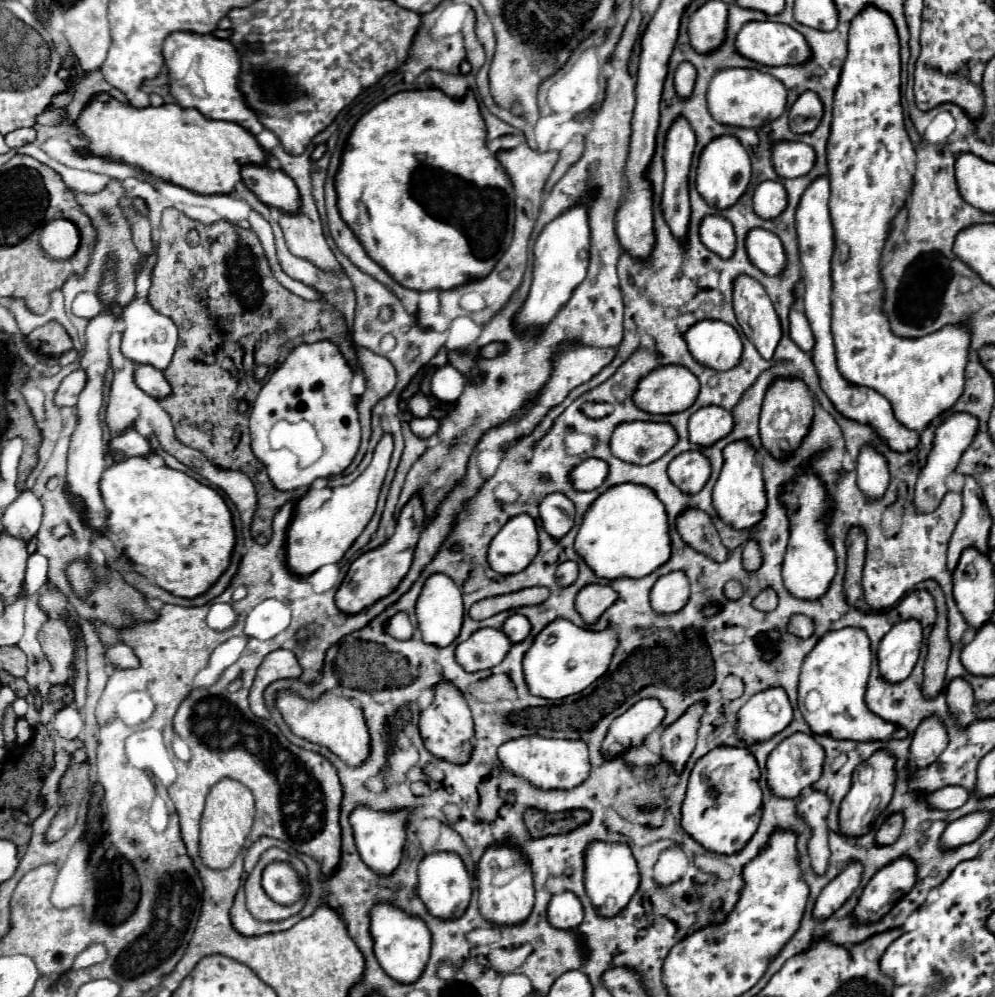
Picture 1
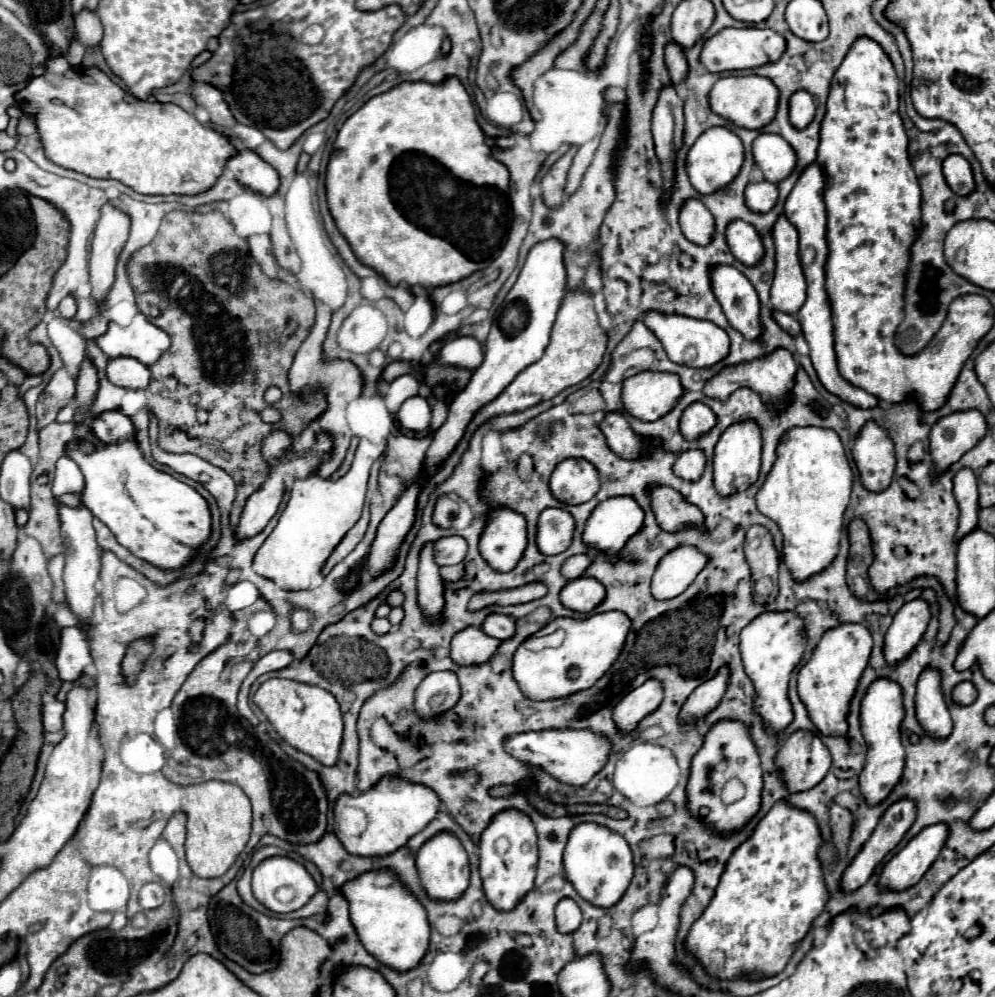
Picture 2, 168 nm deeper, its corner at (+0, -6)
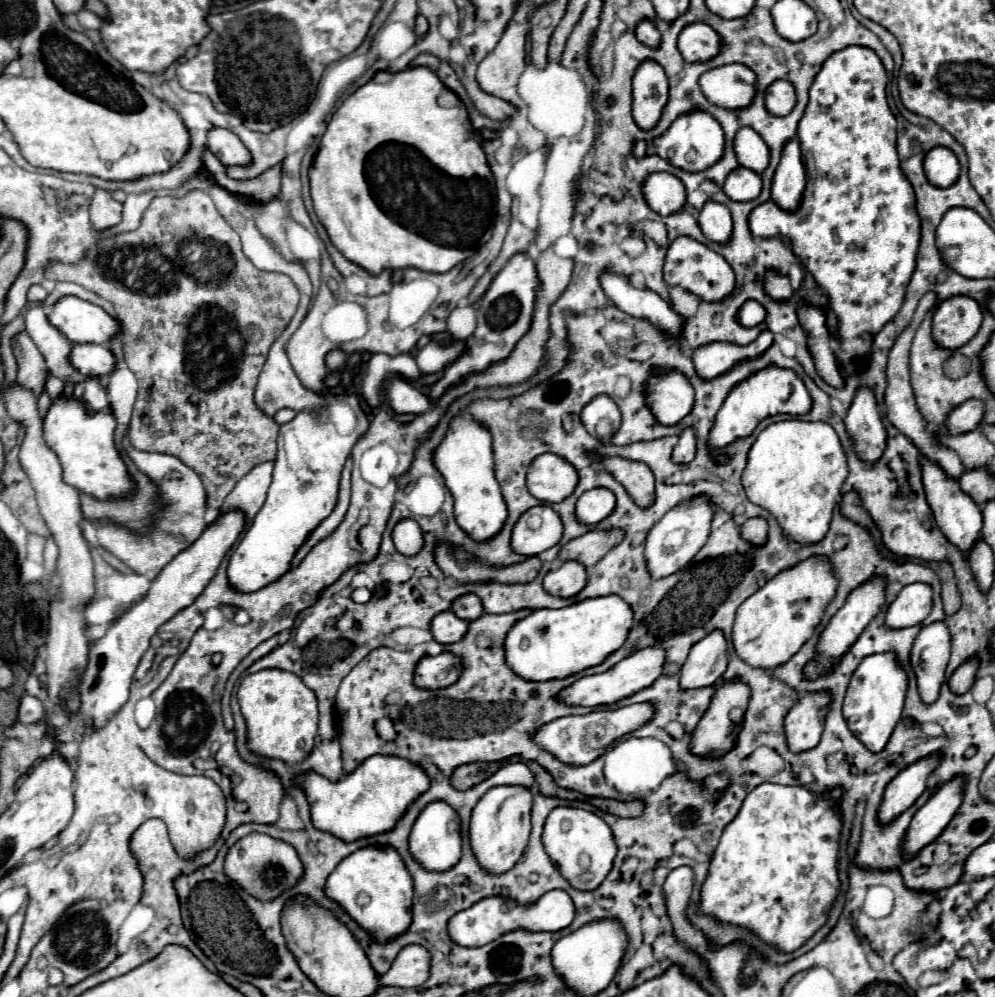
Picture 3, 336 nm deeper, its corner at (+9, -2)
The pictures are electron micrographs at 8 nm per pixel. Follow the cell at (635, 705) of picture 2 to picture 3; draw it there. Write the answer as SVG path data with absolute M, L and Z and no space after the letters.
M644 647L644 649L638 649L632 655L628 655L626 659L622 659L620 663L616 663L614 667L610 667L608 671L578 679L570 687L566 687L558 697L560 697L560 701L564 701L568 705L584 705L584 707L616 703L616 701L620 701L624 697L630 697L630 695L638 693L640 689L652 685L662 675L664 661L666 661L666 651L660 649L660 647Z

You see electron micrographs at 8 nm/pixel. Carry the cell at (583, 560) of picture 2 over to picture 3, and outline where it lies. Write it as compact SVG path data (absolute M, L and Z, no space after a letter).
M624 529L588 531L562 547L560 561L580 561L584 567L596 565L622 539L624 539Z

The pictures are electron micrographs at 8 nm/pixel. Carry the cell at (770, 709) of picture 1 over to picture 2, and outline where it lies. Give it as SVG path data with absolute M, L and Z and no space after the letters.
M767 611L755 621L751 621L741 631L741 657L745 673L755 685L757 699L753 711L763 717L767 733L779 733L793 721L793 707L789 701L789 675L803 657L805 639L803 639L803 621L793 613Z

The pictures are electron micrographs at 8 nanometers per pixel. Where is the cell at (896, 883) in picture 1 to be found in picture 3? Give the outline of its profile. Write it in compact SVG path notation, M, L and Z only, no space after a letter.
M952 777L950 781L942 783L930 795L930 799L916 811L908 827L908 837L904 837L904 857L914 857L924 845L932 843L944 831L944 827L950 823L950 819L962 805L964 785L966 777Z

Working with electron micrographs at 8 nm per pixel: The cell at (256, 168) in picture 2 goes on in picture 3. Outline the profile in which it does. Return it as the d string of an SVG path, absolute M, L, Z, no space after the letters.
M212 127L206 135L208 149L224 163L224 165L246 165L248 151L240 145L240 139L224 127Z

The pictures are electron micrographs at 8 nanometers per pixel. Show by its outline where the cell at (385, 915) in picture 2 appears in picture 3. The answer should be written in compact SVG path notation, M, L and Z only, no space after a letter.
M390 845L360 847L344 857L328 877L326 893L380 941L404 933L412 921L412 877L398 851Z

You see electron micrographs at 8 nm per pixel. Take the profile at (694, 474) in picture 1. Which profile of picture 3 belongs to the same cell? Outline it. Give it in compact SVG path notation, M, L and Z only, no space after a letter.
M688 427L680 433L680 441L672 453L672 461L678 465L686 465L694 459L694 455L696 455L696 431Z

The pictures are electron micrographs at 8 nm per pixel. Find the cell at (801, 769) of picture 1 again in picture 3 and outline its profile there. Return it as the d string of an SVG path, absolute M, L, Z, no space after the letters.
M828 691L802 693L798 703L788 711L784 727L786 741L794 753L814 749L824 731L824 719L832 697Z

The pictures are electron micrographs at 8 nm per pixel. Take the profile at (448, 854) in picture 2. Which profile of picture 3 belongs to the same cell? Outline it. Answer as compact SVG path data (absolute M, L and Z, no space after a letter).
M432 801L428 803L420 815L416 817L410 833L410 851L426 869L450 869L460 861L460 849L462 849L462 837L460 837L460 817L458 813L444 801Z

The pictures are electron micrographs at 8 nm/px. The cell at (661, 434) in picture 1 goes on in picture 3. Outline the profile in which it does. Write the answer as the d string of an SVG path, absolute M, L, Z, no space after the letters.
M596 395L588 405L584 405L582 425L600 441L608 441L620 425L620 409L608 395Z

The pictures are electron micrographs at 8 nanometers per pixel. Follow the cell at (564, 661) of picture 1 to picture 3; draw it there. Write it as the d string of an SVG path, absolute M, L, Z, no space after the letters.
M618 595L584 599L562 609L536 609L518 621L506 637L506 663L530 681L564 679L588 667L600 665L628 639L634 623L632 607Z

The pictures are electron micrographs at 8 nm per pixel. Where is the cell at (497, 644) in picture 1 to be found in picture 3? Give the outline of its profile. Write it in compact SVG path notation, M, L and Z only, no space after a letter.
M442 611L442 613L434 615L434 619L430 623L430 633L432 633L434 641L438 641L442 645L460 641L464 637L466 629L468 629L468 623L460 617L456 617L452 611Z

